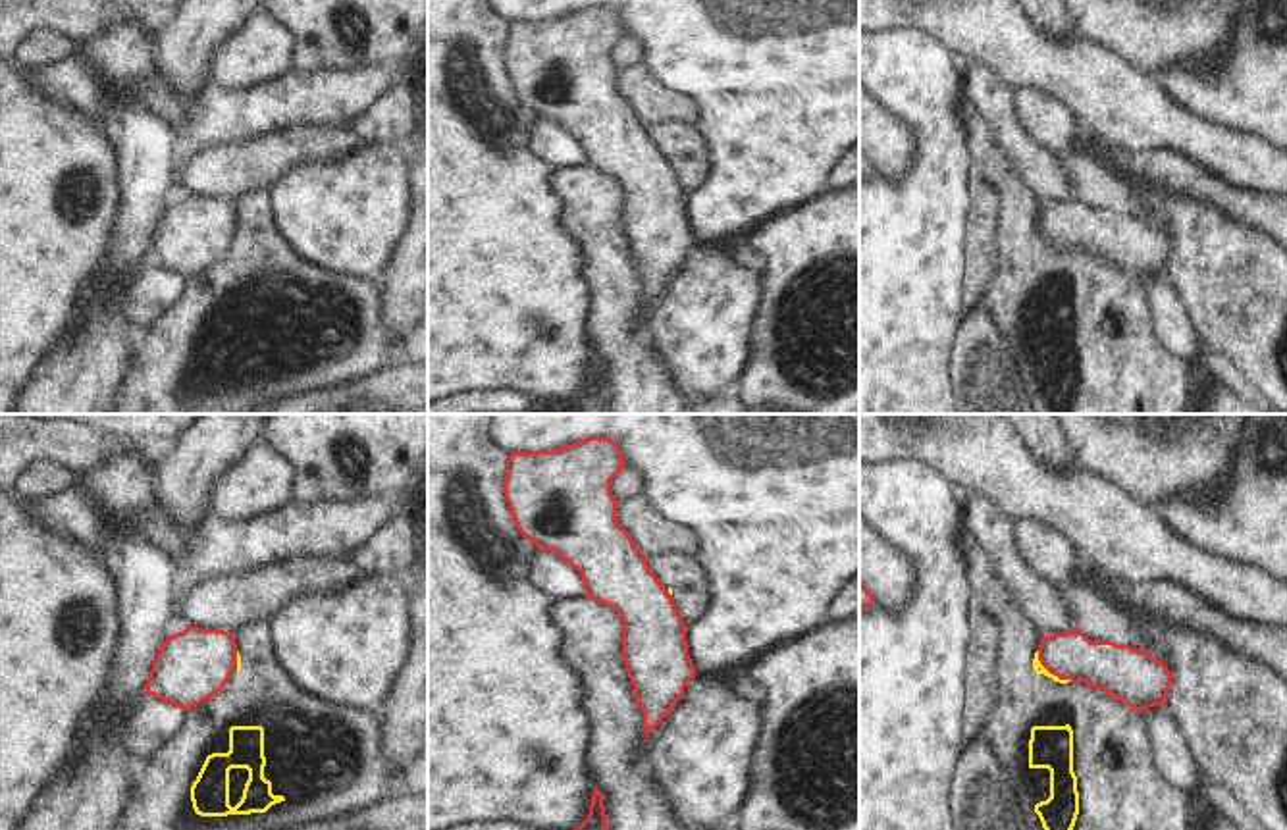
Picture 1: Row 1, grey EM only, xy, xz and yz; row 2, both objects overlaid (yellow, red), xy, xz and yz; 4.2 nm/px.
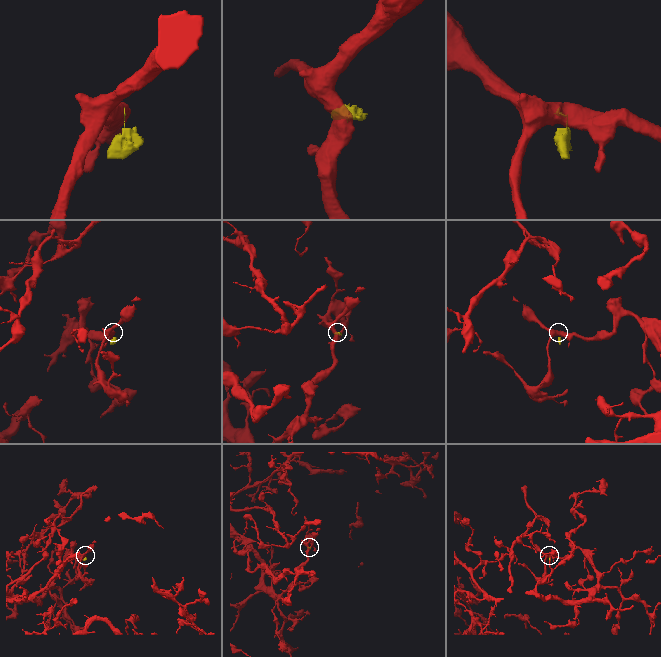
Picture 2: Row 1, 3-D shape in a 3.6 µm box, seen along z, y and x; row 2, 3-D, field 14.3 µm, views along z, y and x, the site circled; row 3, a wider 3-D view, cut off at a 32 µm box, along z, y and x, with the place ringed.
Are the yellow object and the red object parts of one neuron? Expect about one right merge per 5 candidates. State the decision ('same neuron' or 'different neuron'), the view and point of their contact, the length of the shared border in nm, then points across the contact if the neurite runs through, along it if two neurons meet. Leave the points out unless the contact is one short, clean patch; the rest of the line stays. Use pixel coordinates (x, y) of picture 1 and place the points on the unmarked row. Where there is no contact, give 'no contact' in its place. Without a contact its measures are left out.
different neuron | yz (1049, 241) | 200 nm | along yz (1037, 220), (1037, 228), (1050, 241), (1072, 249)

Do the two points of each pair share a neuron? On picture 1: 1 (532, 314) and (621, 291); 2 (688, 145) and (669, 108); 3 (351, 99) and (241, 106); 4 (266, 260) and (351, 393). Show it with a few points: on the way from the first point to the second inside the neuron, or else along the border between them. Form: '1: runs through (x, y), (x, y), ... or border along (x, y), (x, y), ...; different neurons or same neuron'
1: border along (580, 255), (590, 295), (590, 345); different neurons
2: border along (692, 124), (663, 120), (648, 126); different neurons
3: runs through (324, 99), (293, 99), (268, 106); same neuron
4: border along (347, 380), (336, 388); different neurons

